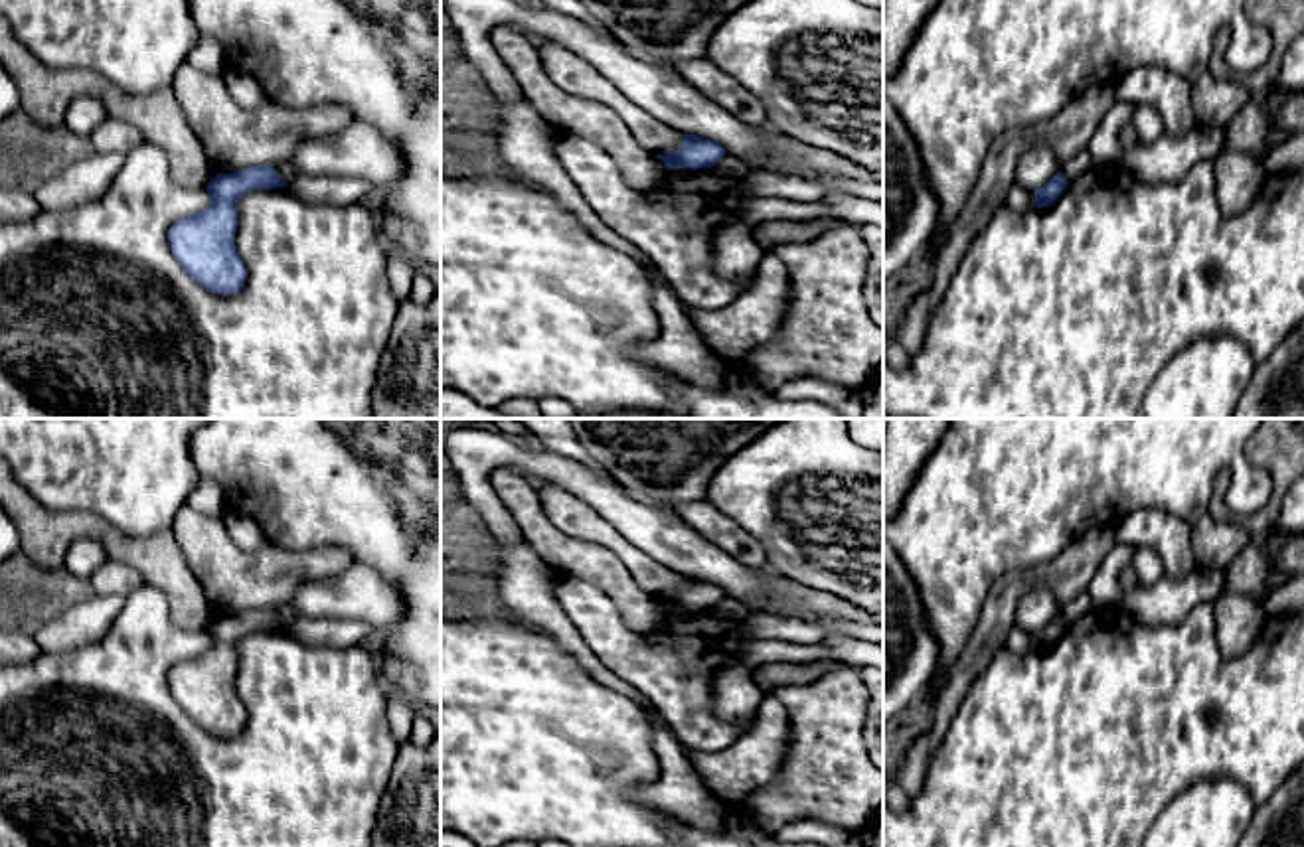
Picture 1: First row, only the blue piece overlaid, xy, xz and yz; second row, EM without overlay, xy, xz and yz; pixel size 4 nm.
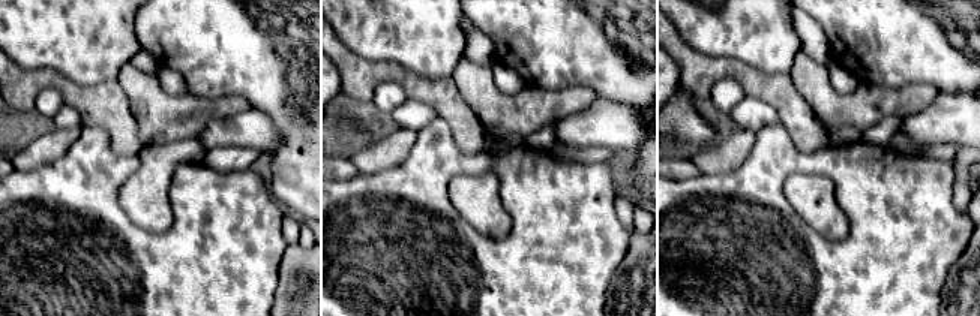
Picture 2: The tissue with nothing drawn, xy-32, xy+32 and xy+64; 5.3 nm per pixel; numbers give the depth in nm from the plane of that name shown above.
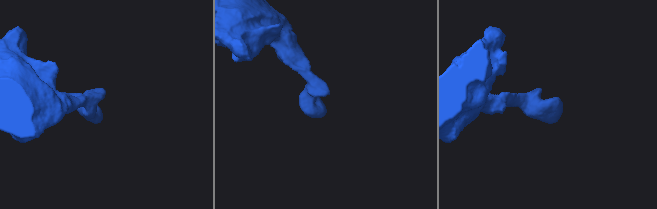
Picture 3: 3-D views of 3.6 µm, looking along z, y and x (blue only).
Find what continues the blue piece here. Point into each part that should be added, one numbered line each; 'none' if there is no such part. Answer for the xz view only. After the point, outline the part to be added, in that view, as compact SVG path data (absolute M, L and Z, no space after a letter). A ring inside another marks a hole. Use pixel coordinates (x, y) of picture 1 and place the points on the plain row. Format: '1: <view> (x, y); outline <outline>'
none

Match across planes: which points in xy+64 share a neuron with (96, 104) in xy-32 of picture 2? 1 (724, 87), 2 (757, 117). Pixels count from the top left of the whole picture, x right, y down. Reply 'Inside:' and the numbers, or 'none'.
Inside: none

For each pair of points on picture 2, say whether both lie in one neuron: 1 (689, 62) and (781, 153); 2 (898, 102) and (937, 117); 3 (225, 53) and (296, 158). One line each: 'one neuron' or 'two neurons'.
1: two neurons
2: two neurons
3: one neuron

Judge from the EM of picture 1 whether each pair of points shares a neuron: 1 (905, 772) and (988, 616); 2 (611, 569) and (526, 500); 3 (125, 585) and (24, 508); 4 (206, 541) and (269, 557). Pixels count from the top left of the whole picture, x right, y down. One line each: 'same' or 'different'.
1: same
2: same
3: different
4: same

